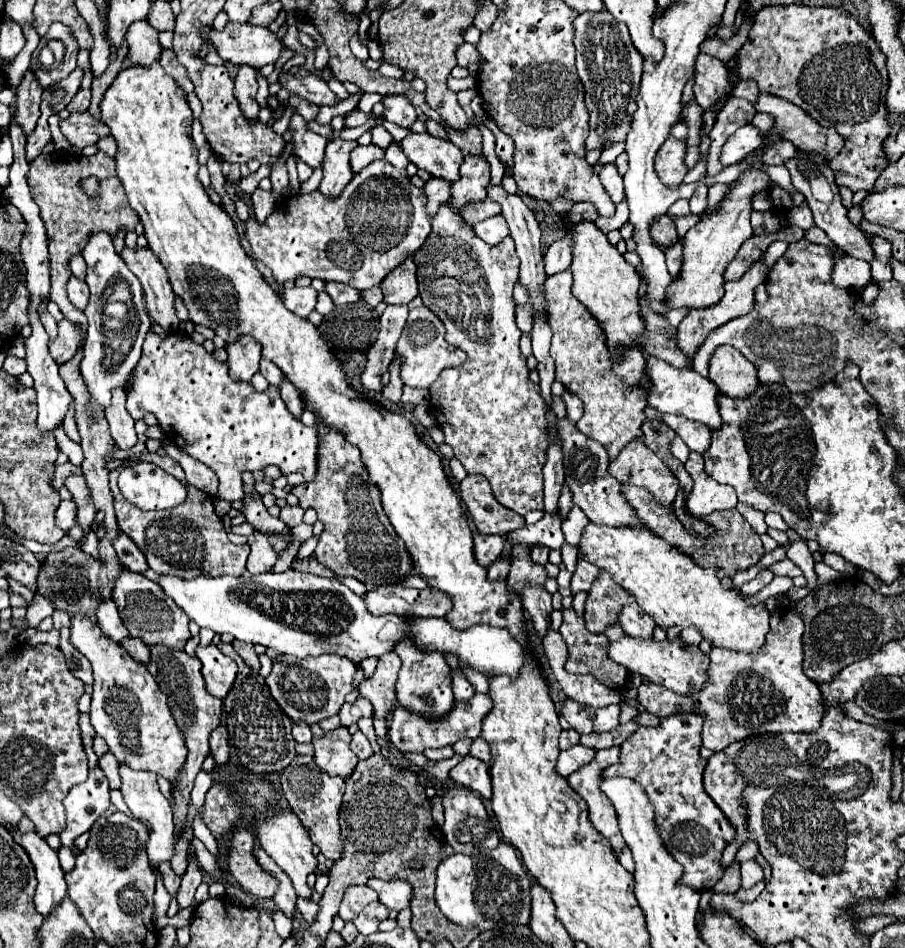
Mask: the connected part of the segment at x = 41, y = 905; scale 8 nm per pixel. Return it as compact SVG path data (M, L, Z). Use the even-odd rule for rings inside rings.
M2 824L2 826L26 850L26 854L34 866L36 880L38 880L38 888L36 888L36 896L34 896L36 910L42 916L50 914L50 910L56 908L56 904L60 904L60 900L64 896L68 896L68 886L66 886L64 872L58 862L58 854L46 844L46 840L42 840L34 832L22 834L18 830L18 826L12 826L12 824Z

